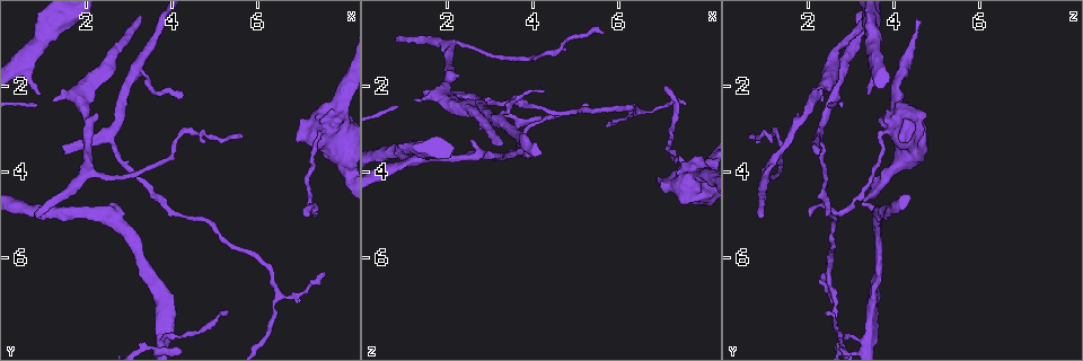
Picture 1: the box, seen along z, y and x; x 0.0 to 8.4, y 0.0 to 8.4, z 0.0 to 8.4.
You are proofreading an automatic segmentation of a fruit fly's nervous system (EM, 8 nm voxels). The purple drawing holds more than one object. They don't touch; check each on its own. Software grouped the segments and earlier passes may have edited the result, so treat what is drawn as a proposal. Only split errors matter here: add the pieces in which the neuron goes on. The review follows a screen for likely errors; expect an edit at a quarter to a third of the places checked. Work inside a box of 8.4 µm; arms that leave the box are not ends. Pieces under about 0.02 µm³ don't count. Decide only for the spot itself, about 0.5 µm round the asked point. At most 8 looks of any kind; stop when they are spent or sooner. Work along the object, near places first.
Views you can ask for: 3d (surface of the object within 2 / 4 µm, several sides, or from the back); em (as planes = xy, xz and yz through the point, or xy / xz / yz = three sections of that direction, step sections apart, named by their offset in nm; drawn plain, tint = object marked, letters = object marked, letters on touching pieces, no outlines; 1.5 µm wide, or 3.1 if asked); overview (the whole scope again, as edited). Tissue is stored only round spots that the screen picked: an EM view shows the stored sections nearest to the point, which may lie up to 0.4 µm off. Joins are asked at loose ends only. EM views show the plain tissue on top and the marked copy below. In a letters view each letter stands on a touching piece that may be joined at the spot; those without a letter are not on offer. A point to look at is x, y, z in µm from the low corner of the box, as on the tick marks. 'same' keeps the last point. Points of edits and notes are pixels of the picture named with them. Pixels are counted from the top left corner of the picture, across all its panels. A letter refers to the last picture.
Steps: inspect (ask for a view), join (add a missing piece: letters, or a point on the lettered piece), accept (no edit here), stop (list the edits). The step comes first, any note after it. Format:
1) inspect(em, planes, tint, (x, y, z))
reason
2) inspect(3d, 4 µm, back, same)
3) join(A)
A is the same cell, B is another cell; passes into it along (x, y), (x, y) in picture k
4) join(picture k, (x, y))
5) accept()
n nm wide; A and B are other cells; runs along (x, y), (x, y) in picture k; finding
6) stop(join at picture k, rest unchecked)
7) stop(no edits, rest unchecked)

inspect(3d, 4 µm, (1.50, 3.35, 2.05))
branch stops here

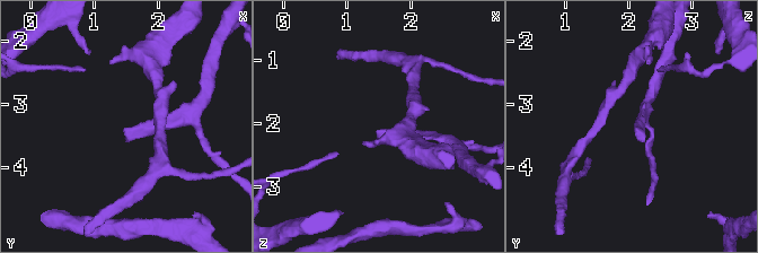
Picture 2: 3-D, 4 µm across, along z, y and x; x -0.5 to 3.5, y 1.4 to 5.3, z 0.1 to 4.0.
inspect(em, xz, step 8, tint, (1.50, 3.40, 2.05))
now the EM

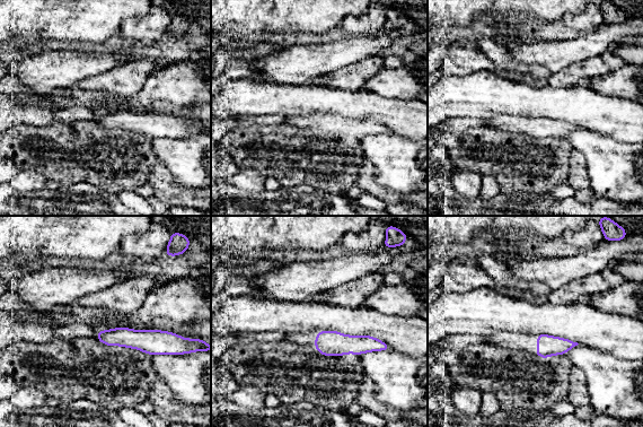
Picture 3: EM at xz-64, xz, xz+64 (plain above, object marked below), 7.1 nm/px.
inspect(em, planes, letters, same)

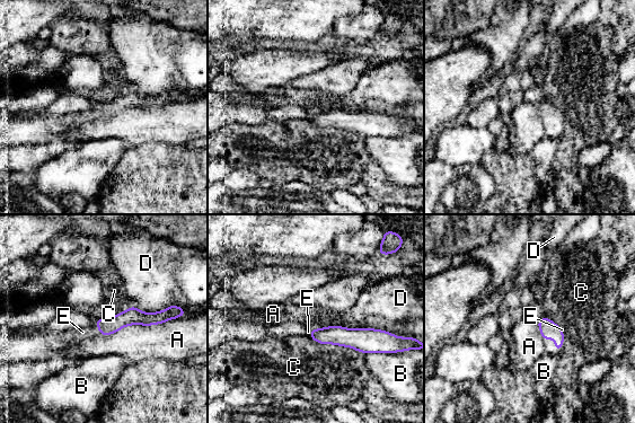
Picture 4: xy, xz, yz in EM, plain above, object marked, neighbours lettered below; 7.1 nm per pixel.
join(E)
E is the same cell, A, B, C and D are other cells; passes into it along (548, 329), (555, 341), (549, 347) in picture 4; it goes on there

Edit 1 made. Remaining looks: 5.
inspect(3d, 4 µm, (2.55, 4.70, 3.25))
an open end

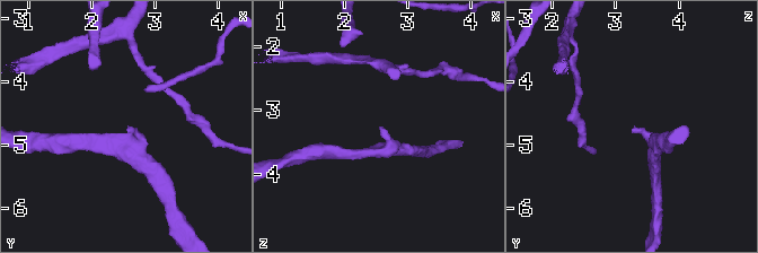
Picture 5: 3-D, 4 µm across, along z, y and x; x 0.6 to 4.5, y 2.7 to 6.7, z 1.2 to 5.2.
inspect(em, yz, step 8, tint, (2.55, 4.70, 3.30))

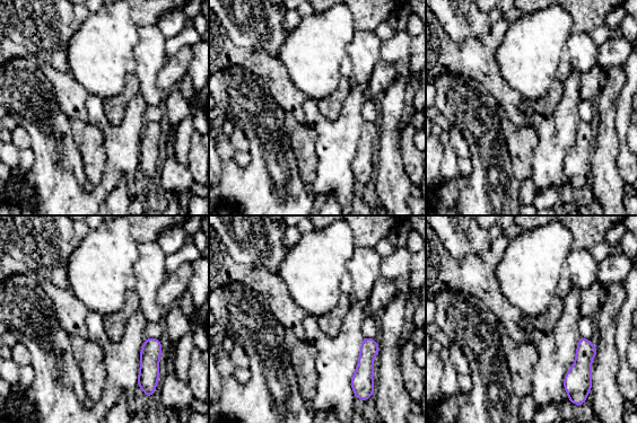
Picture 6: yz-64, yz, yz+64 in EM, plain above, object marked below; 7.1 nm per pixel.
inspect(em, planes, letters, same)

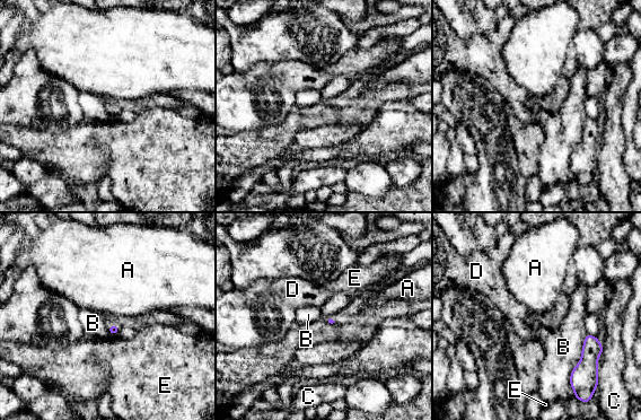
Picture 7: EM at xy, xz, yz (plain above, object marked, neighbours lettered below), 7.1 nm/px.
accept()
A, B, C, D and E are other cells; border along (587, 334), (570, 376), (573, 392) in picture 7; none of them fits

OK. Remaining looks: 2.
inspect(3d, 4 µm, (0.90, 2.15, 3.40))

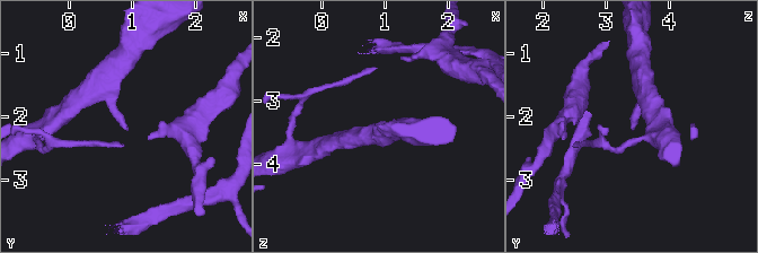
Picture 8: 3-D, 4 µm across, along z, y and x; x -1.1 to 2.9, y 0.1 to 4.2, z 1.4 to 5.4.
inspect(em, planes, letters, (0.90, 2.15, 3.45))
shape alone is not enough

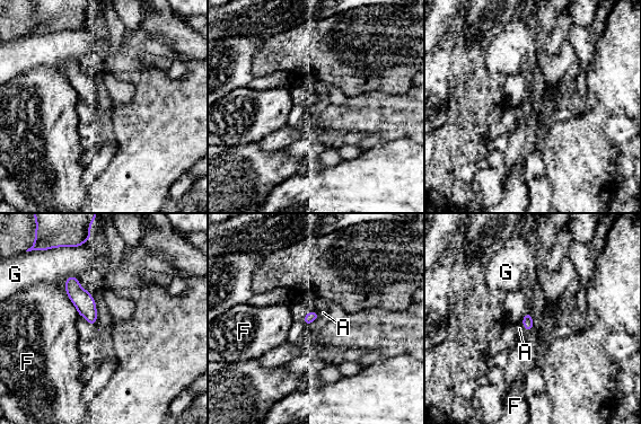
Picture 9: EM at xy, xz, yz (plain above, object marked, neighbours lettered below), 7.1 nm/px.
join(A)
A is the same cell, F and G are other cells; the neuron continues

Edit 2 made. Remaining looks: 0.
stop(join at picture 4, join at picture 9, rest unchecked)

